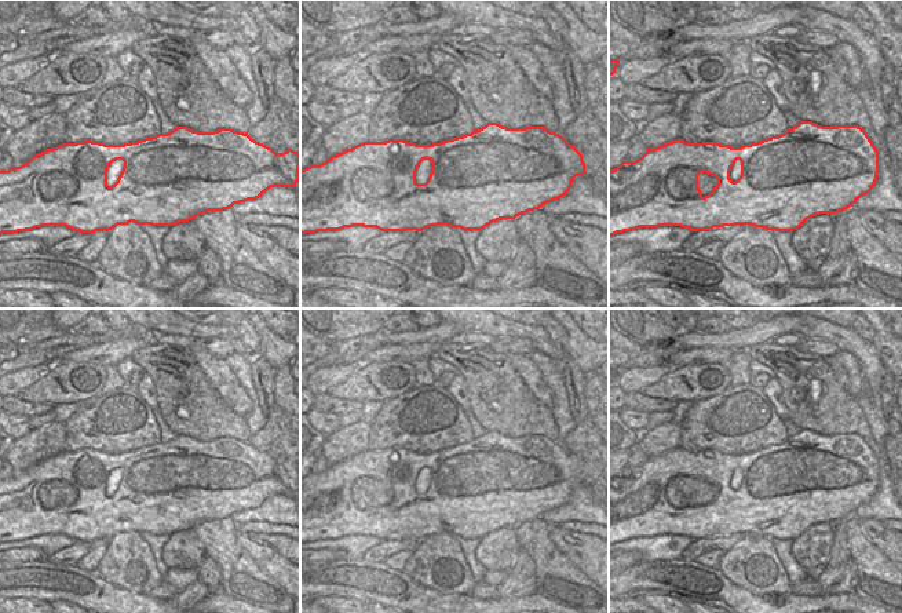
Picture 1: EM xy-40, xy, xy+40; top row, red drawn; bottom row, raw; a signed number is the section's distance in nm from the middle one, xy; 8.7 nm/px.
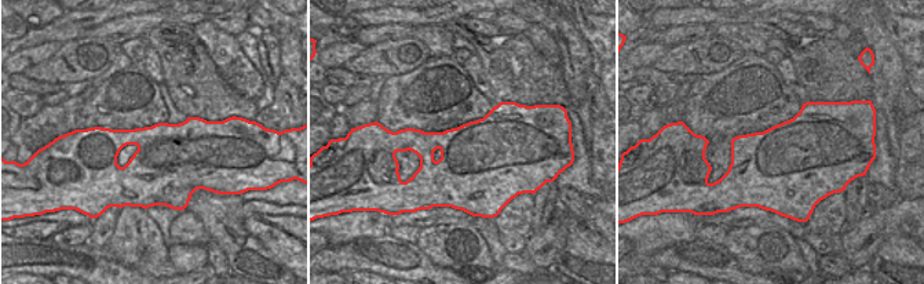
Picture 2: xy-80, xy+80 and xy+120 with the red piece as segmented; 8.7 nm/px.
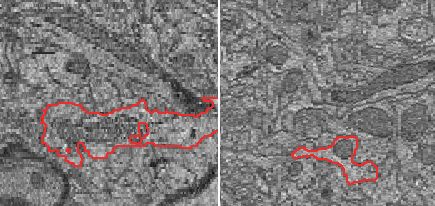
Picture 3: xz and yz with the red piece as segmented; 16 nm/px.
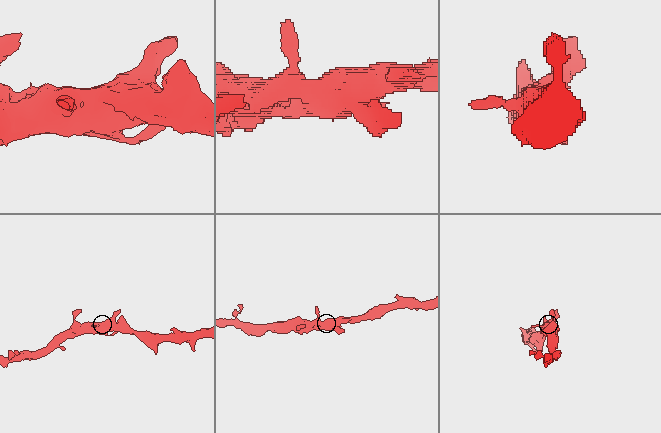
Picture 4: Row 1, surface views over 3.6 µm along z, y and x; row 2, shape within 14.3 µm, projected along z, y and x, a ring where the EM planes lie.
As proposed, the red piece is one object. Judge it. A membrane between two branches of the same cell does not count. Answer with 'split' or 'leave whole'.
leave whole

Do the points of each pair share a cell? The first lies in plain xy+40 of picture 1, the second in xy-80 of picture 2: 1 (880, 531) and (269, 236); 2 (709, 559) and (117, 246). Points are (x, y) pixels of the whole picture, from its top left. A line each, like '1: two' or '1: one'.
1: one
2: two

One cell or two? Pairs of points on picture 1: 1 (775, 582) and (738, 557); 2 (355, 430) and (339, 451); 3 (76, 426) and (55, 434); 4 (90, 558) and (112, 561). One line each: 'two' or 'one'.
1: one
2: one
3: two
4: two

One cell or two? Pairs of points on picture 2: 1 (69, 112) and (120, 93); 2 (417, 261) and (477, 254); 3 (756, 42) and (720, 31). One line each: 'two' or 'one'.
1: two
2: two
3: one

